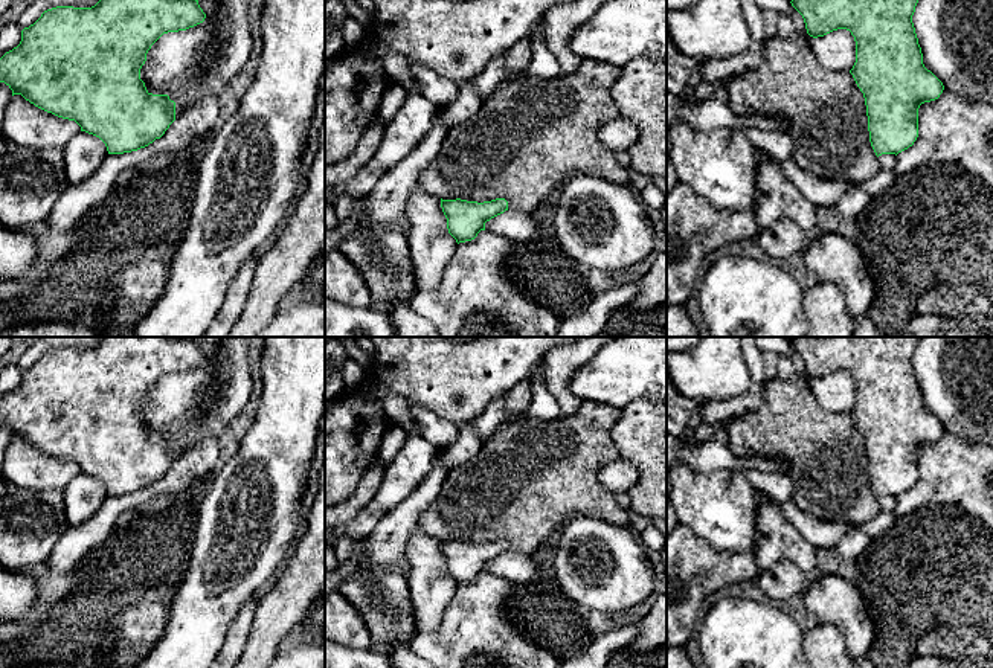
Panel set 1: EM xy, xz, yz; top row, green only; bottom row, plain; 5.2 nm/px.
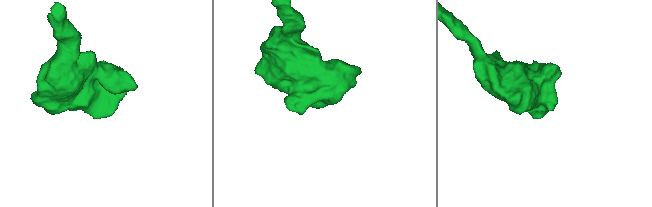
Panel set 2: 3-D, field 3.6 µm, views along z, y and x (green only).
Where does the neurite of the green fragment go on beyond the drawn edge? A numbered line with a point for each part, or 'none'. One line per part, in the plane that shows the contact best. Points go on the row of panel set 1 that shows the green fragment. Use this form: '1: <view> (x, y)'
none

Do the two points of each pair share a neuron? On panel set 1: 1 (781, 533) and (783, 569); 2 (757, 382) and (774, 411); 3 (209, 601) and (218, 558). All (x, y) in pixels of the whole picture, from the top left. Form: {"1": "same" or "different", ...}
{"1": "different", "2": "different", "3": "same"}

